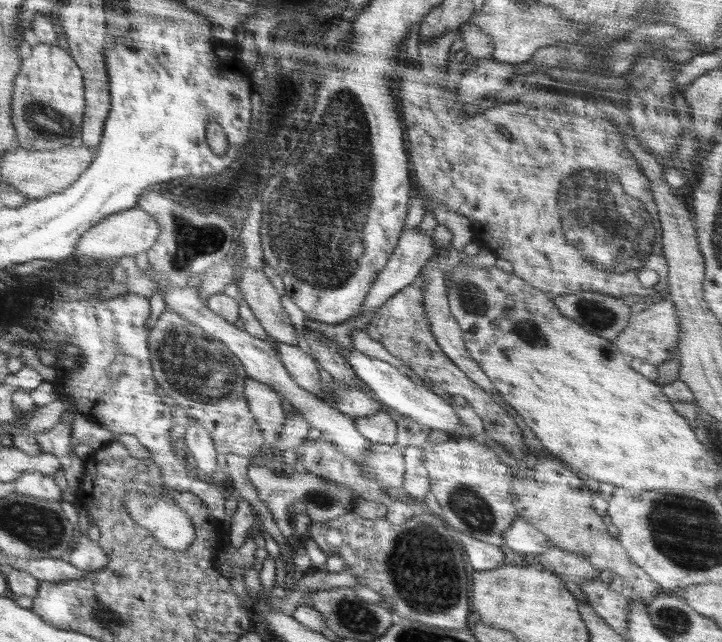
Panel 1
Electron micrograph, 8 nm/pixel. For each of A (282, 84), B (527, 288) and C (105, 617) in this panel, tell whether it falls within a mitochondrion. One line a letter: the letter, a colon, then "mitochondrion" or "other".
A: mitochondrion
B: other
C: mitochondrion

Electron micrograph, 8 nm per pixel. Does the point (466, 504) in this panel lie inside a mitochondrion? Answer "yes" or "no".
yes

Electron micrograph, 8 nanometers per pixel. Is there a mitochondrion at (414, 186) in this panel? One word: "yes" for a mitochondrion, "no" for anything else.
no

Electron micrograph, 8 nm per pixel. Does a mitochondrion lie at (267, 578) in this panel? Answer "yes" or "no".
no

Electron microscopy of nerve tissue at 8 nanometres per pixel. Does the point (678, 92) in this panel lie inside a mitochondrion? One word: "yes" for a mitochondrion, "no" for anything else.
no

